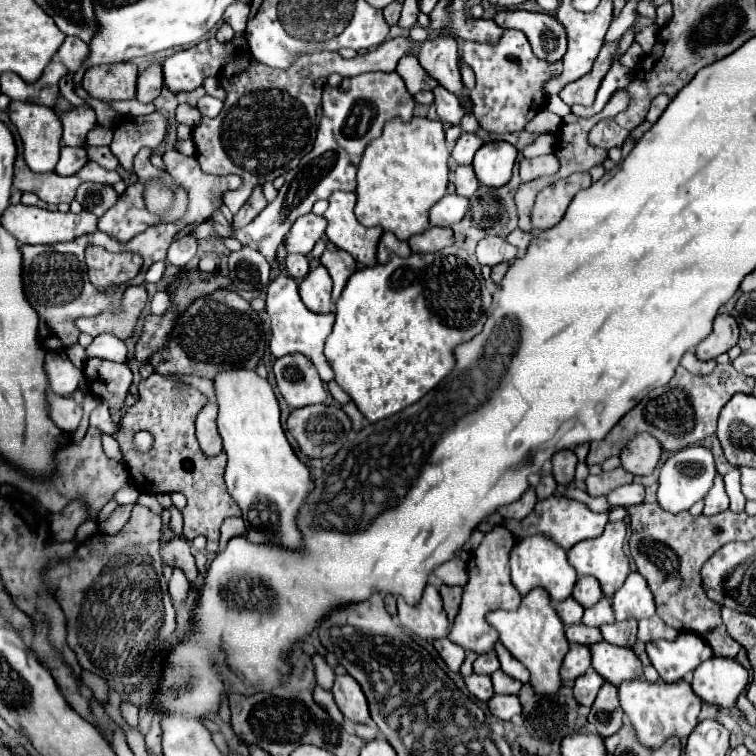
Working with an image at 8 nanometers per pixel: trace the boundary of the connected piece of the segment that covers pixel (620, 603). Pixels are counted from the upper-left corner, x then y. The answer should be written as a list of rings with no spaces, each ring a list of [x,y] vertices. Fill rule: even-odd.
[[[630,573],[626,583],[612,597],[616,621],[646,619],[656,613],[654,597],[648,589],[646,579],[640,573]]]

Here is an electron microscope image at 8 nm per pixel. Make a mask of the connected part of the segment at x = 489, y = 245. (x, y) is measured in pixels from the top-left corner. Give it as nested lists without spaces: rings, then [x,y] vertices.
[[[484,237],[476,247],[478,263],[488,265],[488,267],[510,261],[516,257],[516,253],[518,253],[518,249],[500,237]]]

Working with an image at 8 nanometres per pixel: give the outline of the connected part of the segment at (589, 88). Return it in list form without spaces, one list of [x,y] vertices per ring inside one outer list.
[[[618,41],[604,43],[600,55],[594,61],[594,67],[584,77],[568,83],[560,91],[560,97],[566,105],[592,105],[594,103],[598,85],[600,85],[602,77],[606,75],[606,69],[610,69],[610,65],[614,61],[614,49],[618,49]]]

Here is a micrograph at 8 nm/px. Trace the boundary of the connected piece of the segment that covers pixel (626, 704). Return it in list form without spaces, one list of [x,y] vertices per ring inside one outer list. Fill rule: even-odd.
[[[642,677],[630,679],[620,683],[618,695],[626,721],[636,729],[642,745],[646,747],[660,747],[670,735],[678,735],[678,737],[690,735],[692,729],[698,725],[698,713],[702,701],[692,691],[690,683],[686,683],[684,679],[678,683],[664,683],[664,681],[650,683]]]

